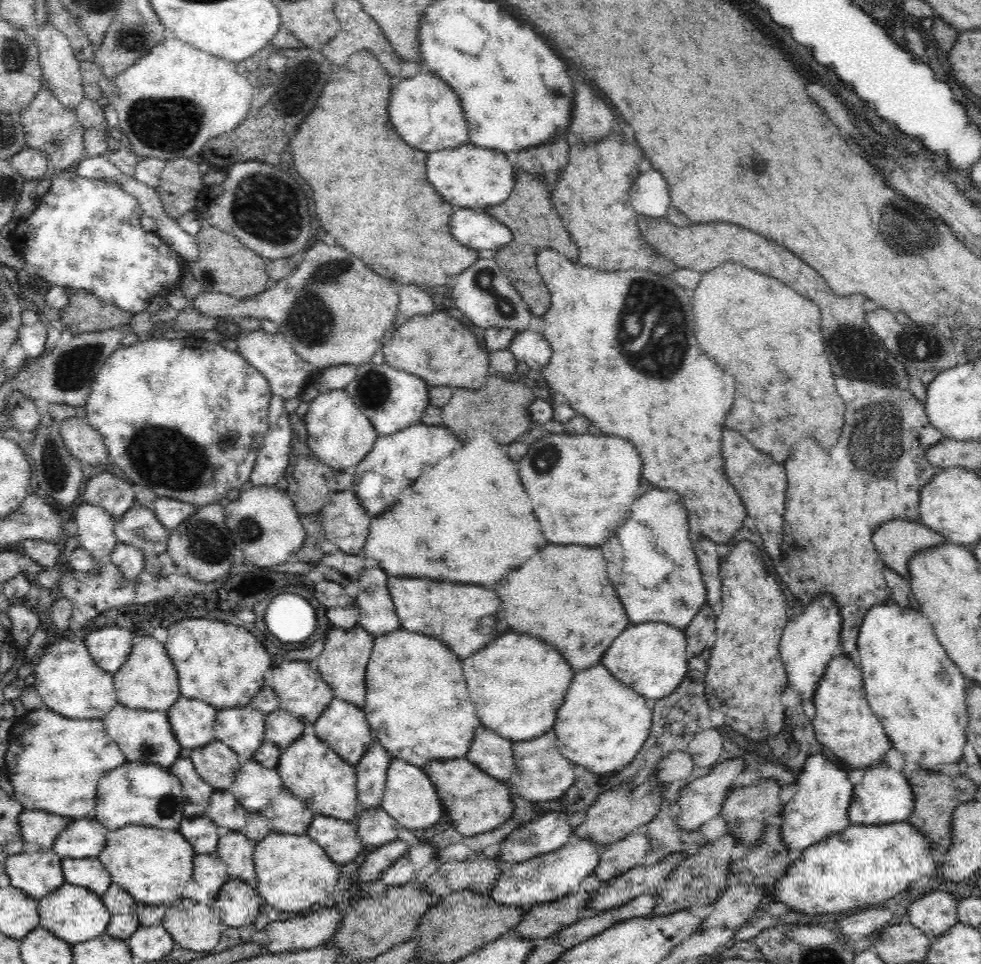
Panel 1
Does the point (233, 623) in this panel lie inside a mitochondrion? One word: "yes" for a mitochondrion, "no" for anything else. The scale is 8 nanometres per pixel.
no

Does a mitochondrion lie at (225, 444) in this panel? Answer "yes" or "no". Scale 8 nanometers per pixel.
yes

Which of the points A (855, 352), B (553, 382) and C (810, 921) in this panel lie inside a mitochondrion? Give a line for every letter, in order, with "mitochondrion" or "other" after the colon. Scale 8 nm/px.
A: mitochondrion
B: other
C: other

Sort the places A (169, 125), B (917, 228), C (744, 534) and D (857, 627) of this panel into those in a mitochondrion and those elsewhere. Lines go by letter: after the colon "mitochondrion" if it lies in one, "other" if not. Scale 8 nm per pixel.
A: mitochondrion
B: mitochondrion
C: other
D: other

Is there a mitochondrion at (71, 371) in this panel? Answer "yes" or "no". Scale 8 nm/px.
yes

